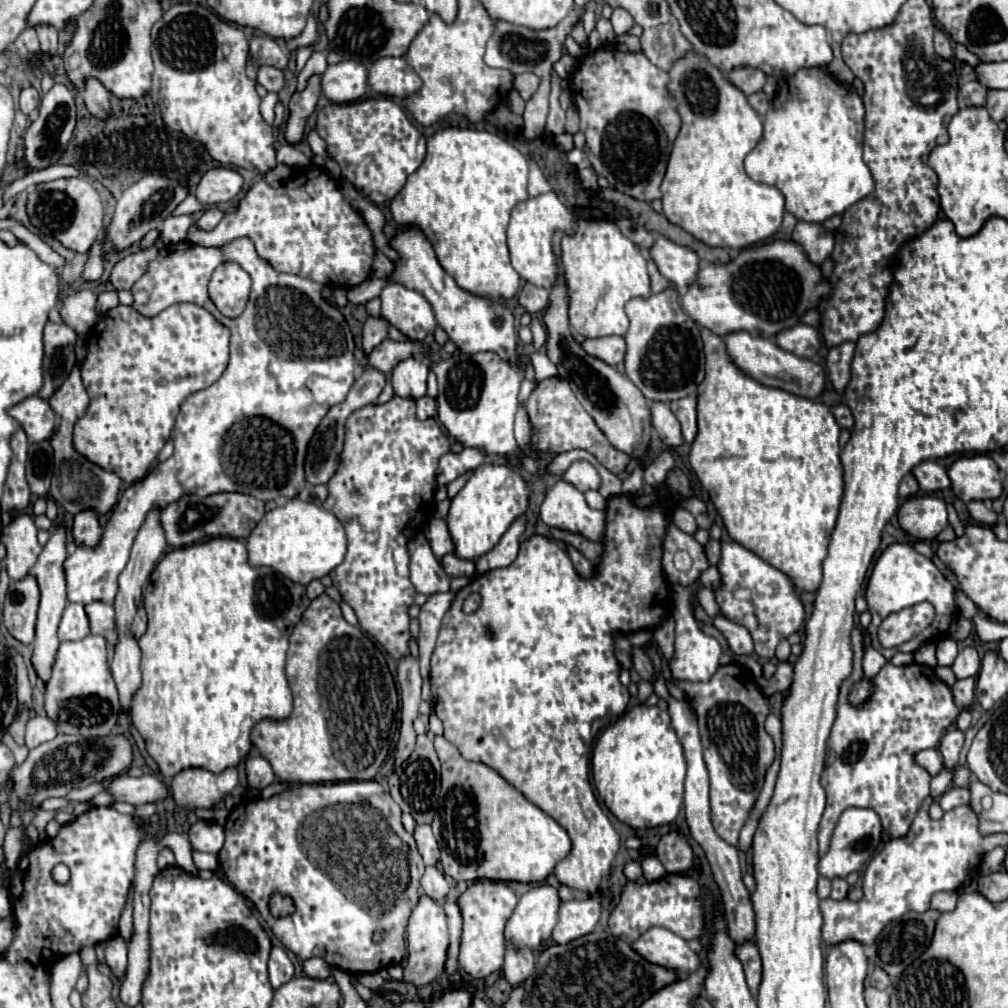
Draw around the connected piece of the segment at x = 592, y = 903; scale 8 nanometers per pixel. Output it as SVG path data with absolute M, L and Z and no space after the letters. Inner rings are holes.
M596 898L562 902L558 910L558 922L552 932L552 940L556 944L566 944L584 934L590 934L596 922L600 920L600 912L602 906Z

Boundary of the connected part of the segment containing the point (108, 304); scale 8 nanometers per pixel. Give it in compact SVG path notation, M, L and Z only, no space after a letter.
M102 292L98 294L98 312L100 314L106 314L108 310L116 308L120 302L118 302L118 294L116 292Z

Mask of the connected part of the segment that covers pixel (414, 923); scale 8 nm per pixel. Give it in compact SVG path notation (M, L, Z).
M422 896L408 920L406 938L408 938L408 958L404 962L404 976L400 982L414 986L434 984L446 972L446 960L448 960L448 926L442 904Z

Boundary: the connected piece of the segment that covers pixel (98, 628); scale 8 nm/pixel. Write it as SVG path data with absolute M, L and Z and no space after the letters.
M100 600L86 604L84 608L86 608L88 620L90 620L90 632L100 634L114 644L116 642L116 638L114 638L114 608Z

